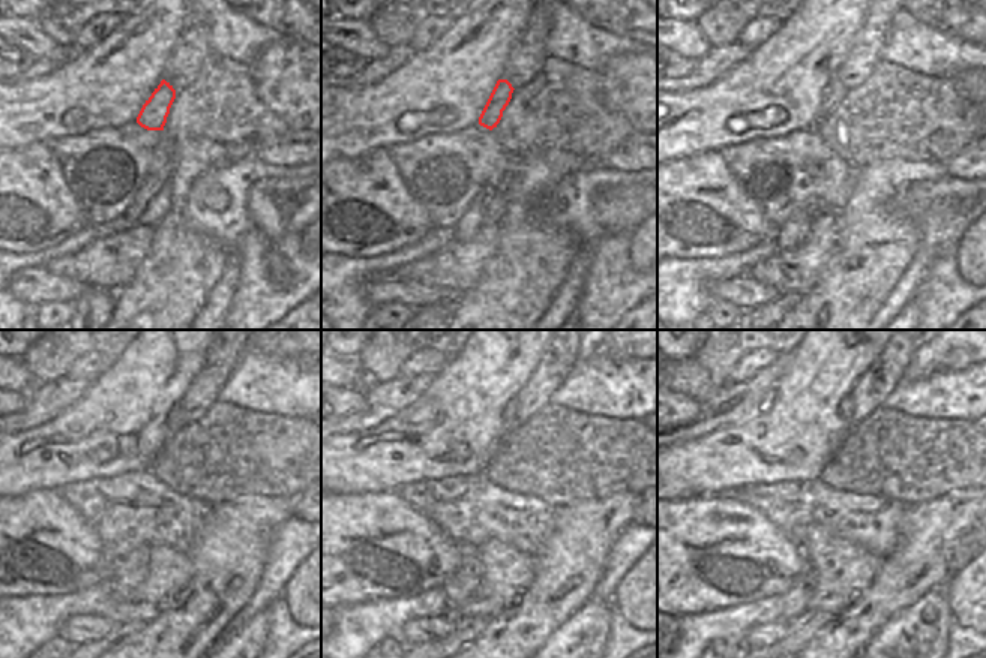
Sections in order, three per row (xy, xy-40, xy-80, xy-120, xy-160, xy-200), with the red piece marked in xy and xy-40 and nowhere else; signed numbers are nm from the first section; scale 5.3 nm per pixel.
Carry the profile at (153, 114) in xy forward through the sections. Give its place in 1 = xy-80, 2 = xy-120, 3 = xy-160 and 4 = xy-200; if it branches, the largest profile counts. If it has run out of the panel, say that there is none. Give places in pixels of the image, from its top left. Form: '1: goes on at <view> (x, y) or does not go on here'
1: goes on at xy-80 (836, 92)
2: goes on at xy-120 (173, 415)
3: goes on at xy-160 (511, 408)
4: goes on at xy-200 (847, 403)

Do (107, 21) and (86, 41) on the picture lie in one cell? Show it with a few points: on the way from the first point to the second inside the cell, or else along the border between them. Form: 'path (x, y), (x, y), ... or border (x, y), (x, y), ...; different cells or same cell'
path (99, 24), (92, 27), (92, 33); same cell

